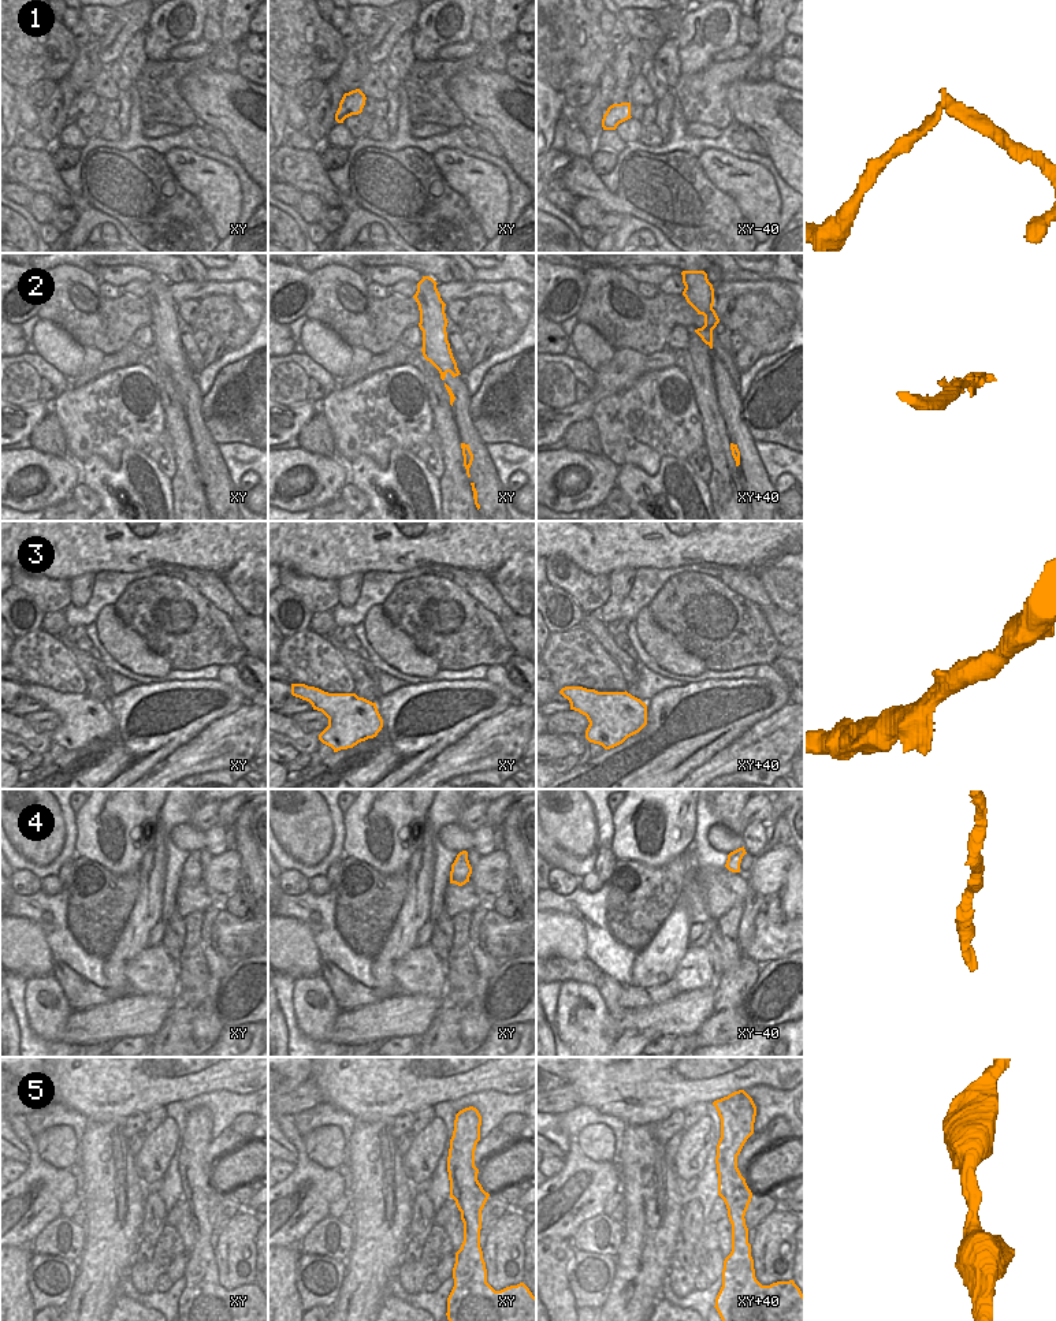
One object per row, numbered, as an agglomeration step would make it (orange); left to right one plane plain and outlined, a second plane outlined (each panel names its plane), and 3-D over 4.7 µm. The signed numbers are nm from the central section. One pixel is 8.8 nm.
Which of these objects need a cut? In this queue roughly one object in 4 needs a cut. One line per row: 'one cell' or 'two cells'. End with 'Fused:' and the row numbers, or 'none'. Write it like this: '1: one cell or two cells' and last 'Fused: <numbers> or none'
1: two cells
2: one cell
3: one cell
4: one cell
5: one cell
Fused: 1

